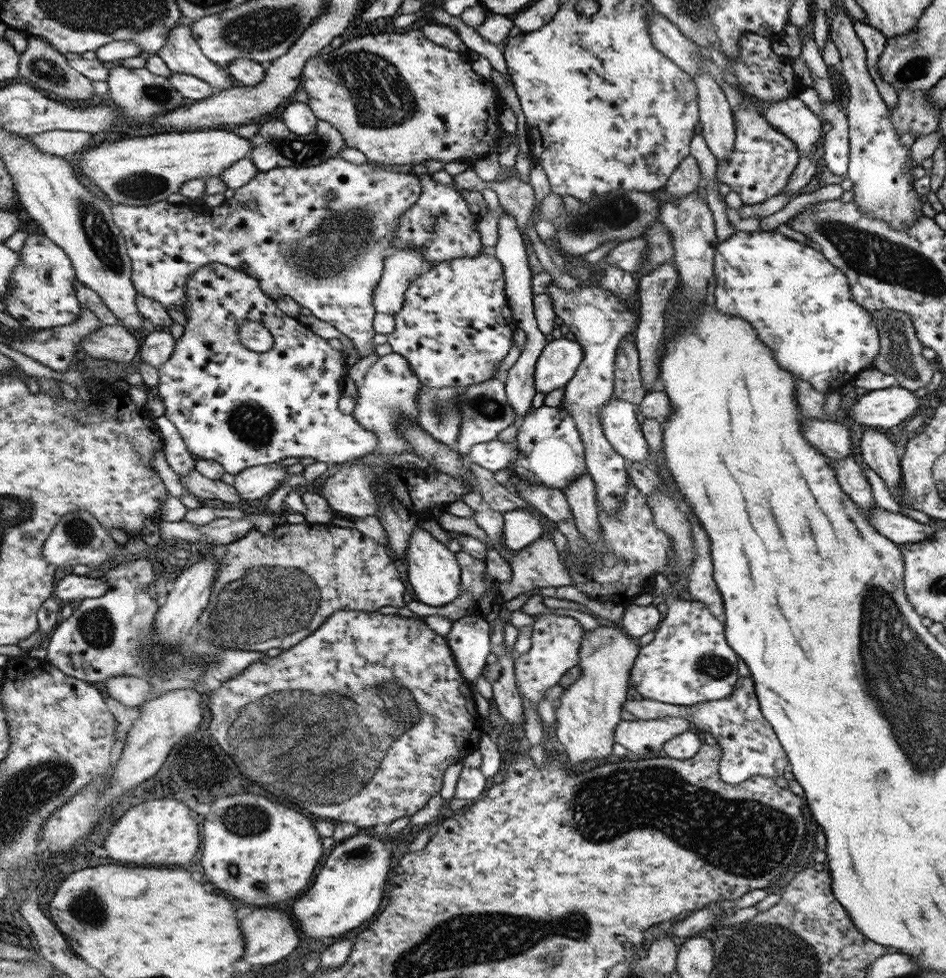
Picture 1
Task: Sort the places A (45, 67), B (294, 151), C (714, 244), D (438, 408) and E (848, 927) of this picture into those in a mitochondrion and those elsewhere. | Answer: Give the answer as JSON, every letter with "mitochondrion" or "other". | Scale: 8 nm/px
{"A":"mitochondrion","B":"mitochondrion","C":"other","D":"mitochondrion","E":"other"}

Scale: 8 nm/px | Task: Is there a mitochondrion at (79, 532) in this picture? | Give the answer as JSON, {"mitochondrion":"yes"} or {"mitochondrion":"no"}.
{"mitochondrion":"yes"}

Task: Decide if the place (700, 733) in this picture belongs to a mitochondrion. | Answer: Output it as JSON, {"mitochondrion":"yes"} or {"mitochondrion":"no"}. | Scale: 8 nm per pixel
{"mitochondrion":"no"}

